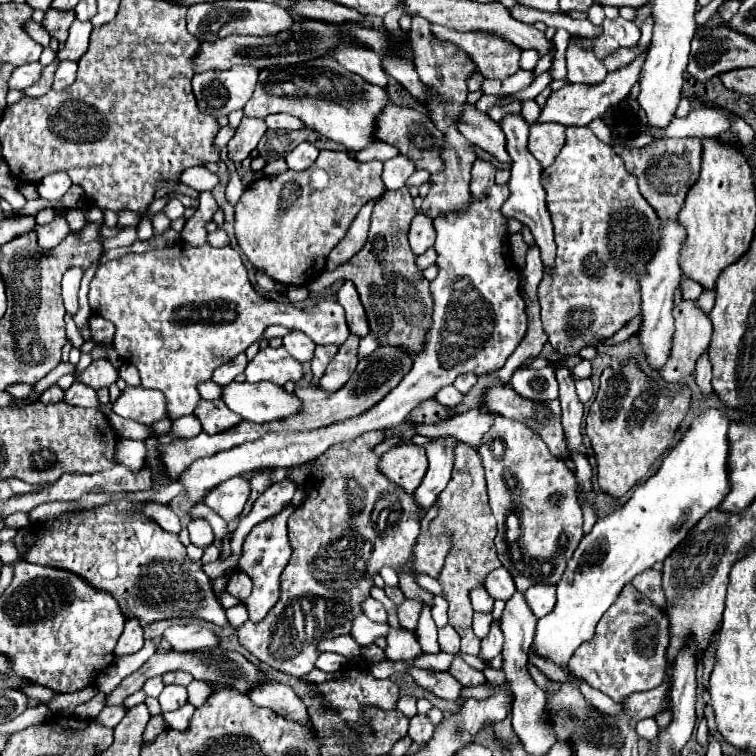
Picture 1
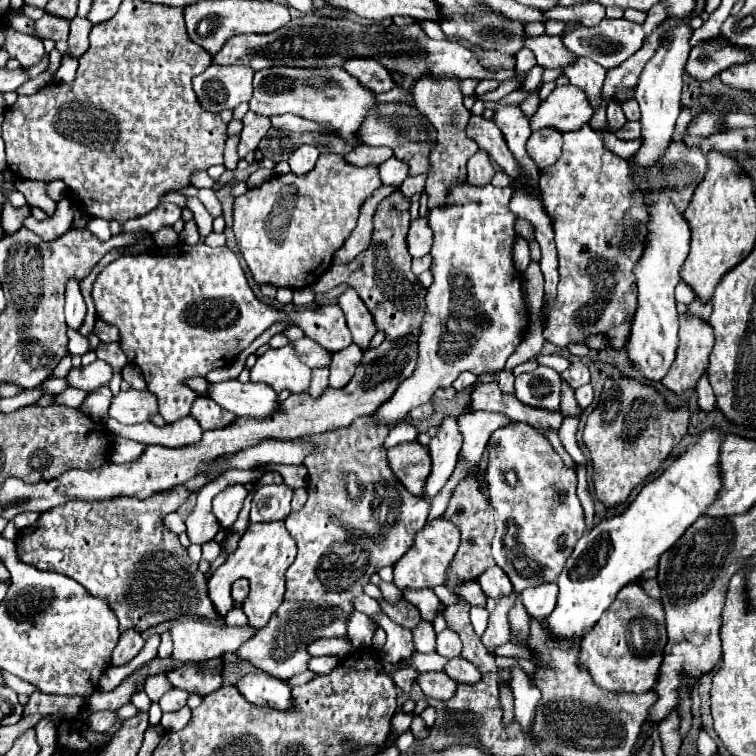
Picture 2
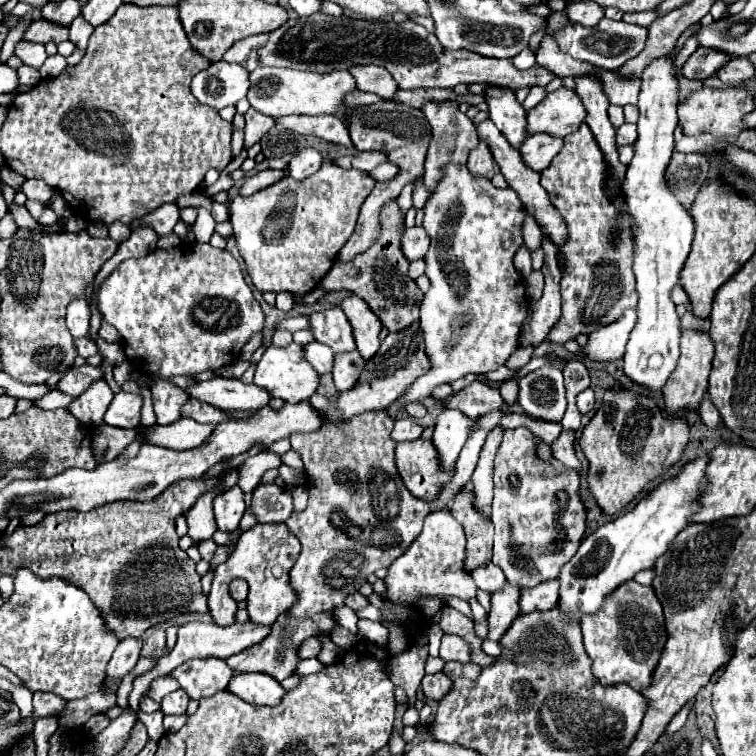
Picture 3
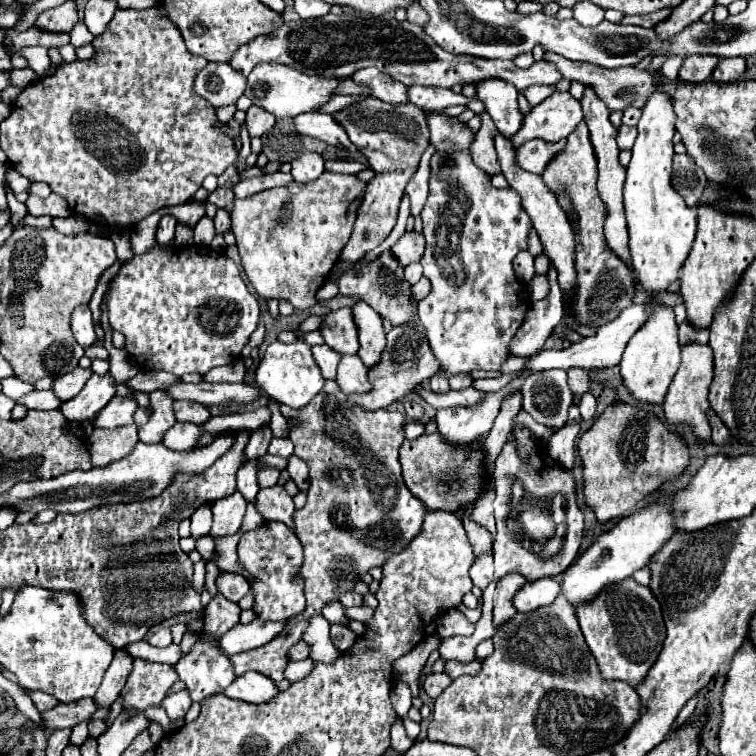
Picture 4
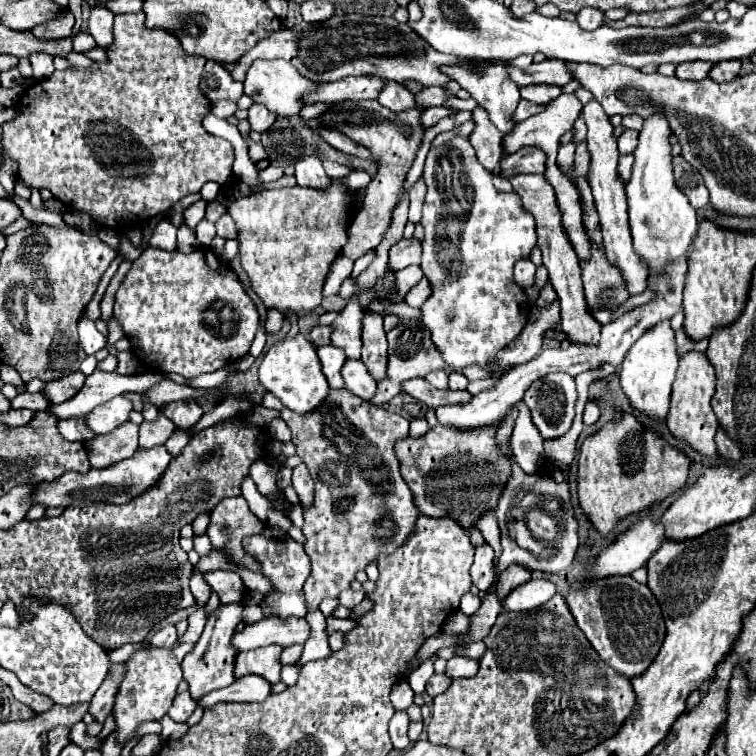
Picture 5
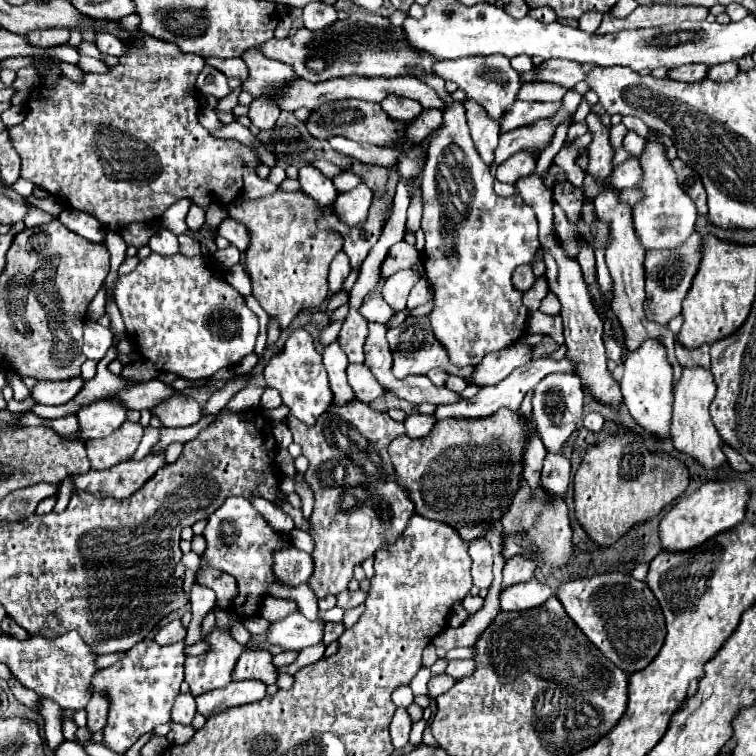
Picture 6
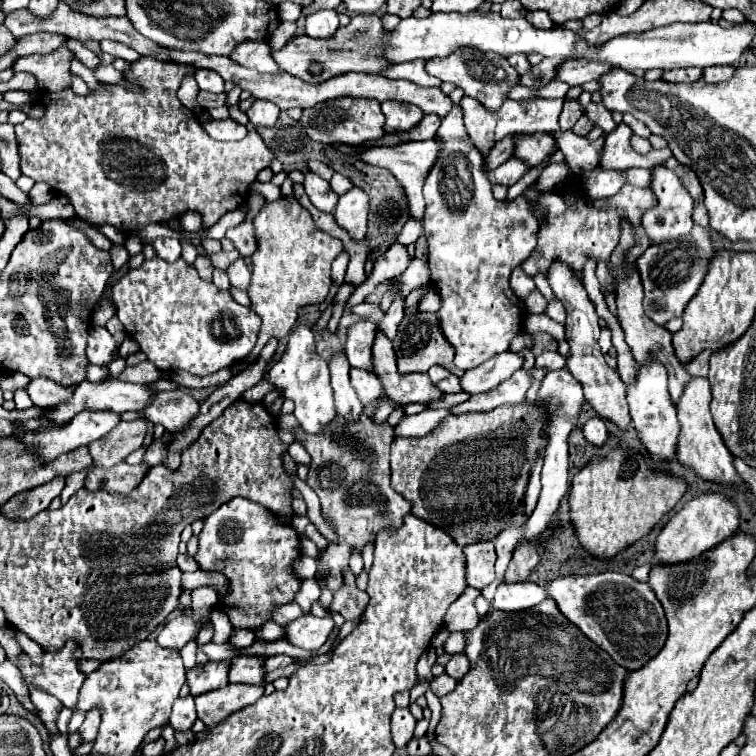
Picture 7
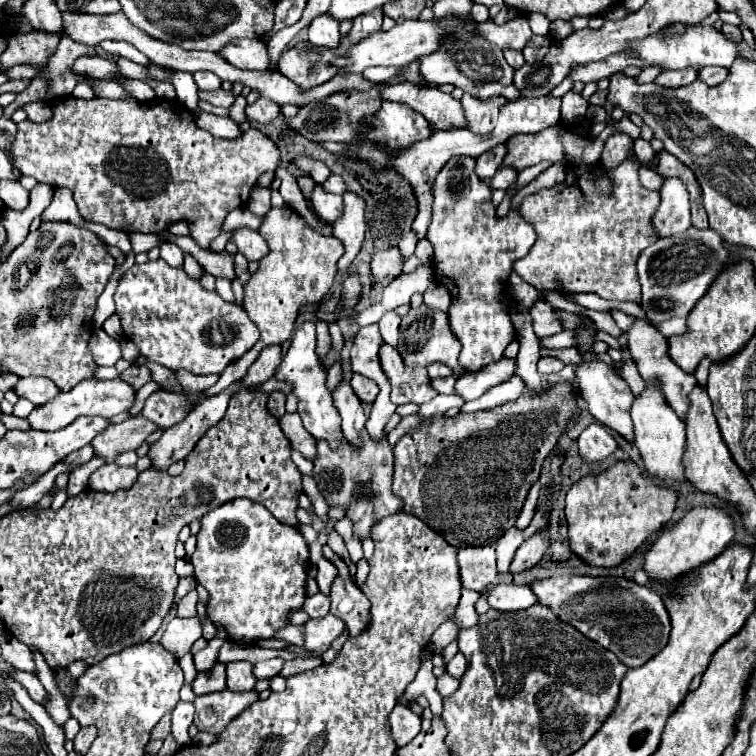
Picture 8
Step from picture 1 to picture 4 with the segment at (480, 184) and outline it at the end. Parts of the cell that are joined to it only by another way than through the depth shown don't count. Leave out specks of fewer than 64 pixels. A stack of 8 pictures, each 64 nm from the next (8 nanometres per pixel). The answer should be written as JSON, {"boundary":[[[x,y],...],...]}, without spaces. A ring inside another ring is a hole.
{"boundary":[[[480,112],[480,118],[482,118],[482,126],[476,132],[476,138],[472,140],[472,146],[470,146],[472,160],[478,168],[482,168],[484,172],[494,176],[494,174],[500,174],[496,148],[494,148],[494,142],[492,142],[492,138],[496,138],[498,130],[496,130],[492,118],[488,116],[488,112]]]}

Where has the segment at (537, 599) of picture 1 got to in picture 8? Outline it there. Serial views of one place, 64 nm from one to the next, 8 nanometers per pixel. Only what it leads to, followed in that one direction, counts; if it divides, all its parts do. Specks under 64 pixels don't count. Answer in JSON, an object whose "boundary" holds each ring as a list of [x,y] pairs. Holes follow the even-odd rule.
{"boundary":[[[496,584],[488,588],[488,604],[500,612],[516,612],[536,604],[536,594],[530,586]]]}

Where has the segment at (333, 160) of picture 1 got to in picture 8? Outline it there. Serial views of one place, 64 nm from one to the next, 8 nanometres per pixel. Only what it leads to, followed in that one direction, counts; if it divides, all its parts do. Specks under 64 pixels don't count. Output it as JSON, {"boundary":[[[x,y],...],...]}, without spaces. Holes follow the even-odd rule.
{"boundary":[[[270,208],[258,232],[266,238],[270,252],[266,258],[258,262],[258,270],[244,284],[242,308],[246,310],[248,318],[252,318],[252,322],[260,328],[260,340],[252,350],[248,350],[248,354],[244,354],[244,358],[232,362],[232,366],[228,366],[228,370],[222,372],[220,380],[212,388],[200,392],[198,396],[188,396],[192,408],[198,402],[220,394],[224,388],[238,382],[254,364],[262,348],[270,344],[282,344],[284,340],[288,340],[294,332],[298,308],[304,304],[318,304],[322,296],[330,290],[334,276],[338,272],[336,262],[344,254],[342,242],[318,234],[304,222],[302,216],[294,214],[290,208]]]}

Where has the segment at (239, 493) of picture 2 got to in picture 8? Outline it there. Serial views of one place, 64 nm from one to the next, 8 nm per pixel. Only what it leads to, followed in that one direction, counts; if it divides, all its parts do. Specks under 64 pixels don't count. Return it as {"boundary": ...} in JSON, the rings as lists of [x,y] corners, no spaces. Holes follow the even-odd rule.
{"boundary":[[[236,498],[210,510],[202,520],[198,532],[196,552],[190,556],[194,566],[194,578],[200,586],[208,590],[206,618],[214,628],[222,628],[230,642],[256,644],[258,640],[270,640],[280,628],[288,624],[288,614],[300,610],[306,600],[306,578],[310,568],[310,552],[302,534],[286,524],[280,524],[264,506],[248,500]]]}

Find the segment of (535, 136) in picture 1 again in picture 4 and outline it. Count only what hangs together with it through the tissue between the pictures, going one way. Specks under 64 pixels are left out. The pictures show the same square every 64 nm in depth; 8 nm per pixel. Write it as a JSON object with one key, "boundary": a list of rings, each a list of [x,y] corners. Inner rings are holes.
{"boundary":[[[564,138],[556,144],[548,144],[544,140],[530,140],[516,150],[516,164],[532,174],[542,174],[544,166],[548,166],[550,158],[565,147],[566,141]]]}

